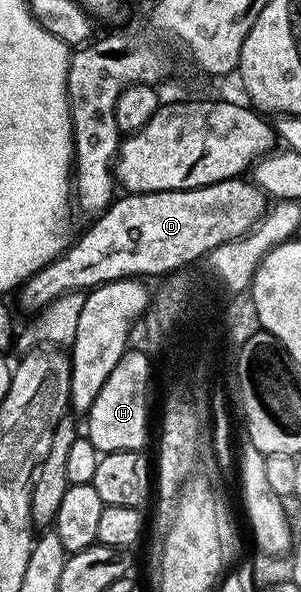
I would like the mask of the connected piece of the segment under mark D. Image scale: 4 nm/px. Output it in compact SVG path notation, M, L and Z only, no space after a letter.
M243 178L219 182L218 185L198 190L121 196L93 222L94 227L88 230L76 245L74 243L60 259L23 283L17 290L16 301L24 312L38 315L48 309L55 300L70 292L93 291L115 281L137 277L160 279L181 272L202 257L207 258L221 246L252 233L268 211L266 203L268 197L263 190Z

